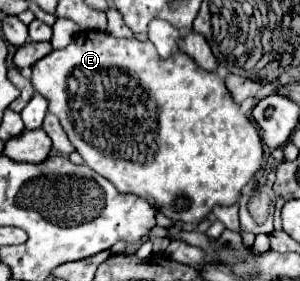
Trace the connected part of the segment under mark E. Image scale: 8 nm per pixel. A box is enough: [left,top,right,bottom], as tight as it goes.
[31,30,263,222]

